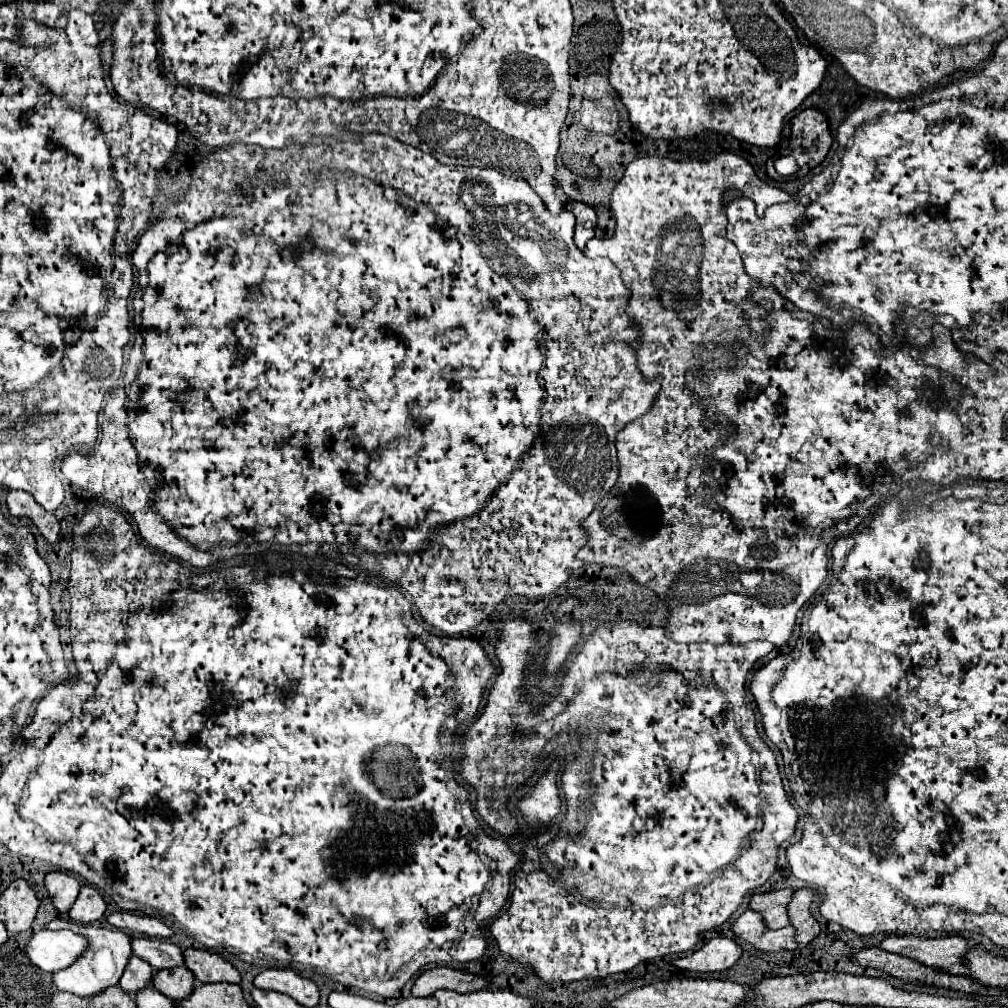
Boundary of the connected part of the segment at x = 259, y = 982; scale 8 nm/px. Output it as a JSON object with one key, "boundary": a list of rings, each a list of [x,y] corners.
{"boundary":[[[266,969],[254,979],[254,987],[266,991],[278,991],[292,997],[302,1007],[318,1005],[320,993],[312,979],[300,977],[290,969]]]}

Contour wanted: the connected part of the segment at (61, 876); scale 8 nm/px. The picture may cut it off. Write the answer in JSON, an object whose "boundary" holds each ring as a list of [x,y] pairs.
{"boundary":[[[54,871],[54,873],[48,873],[46,879],[46,889],[48,889],[48,895],[54,903],[54,907],[60,911],[60,913],[68,913],[72,903],[76,901],[78,897],[78,891],[80,891],[80,881],[74,877],[74,875],[68,875],[68,873],[60,873],[60,871]]]}

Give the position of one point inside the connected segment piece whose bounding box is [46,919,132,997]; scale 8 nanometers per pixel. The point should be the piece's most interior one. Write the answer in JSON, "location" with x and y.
{"location":[109,951]}

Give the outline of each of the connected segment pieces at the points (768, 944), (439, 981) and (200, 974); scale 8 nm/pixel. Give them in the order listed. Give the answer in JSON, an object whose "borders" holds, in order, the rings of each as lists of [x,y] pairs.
{"borders":[[[[748,909],[744,915],[740,915],[734,923],[734,933],[742,941],[748,941],[750,945],[754,945],[756,949],[762,949],[762,951],[798,949],[798,943],[794,939],[796,931],[792,925],[788,925],[784,929],[770,929],[762,923],[762,915],[758,915],[758,911]]],[[[434,967],[434,969],[424,971],[416,979],[416,983],[412,987],[412,995],[428,997],[436,989],[452,989],[458,993],[468,993],[468,991],[476,991],[476,989],[488,989],[488,979],[480,977],[480,975],[464,973],[464,971],[454,971],[450,967]]],[[[186,949],[184,951],[184,967],[192,971],[196,981],[200,983],[240,983],[240,973],[224,961],[220,955],[200,949]]]]}

